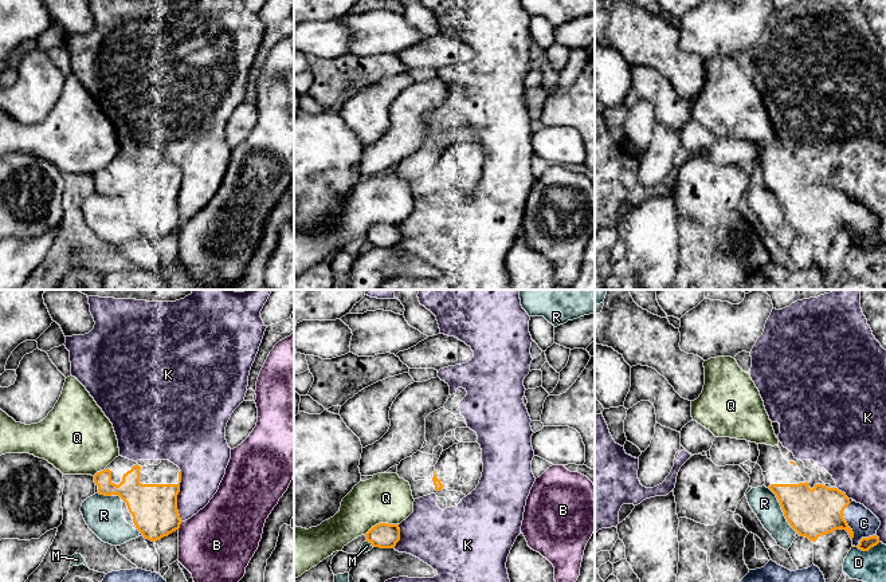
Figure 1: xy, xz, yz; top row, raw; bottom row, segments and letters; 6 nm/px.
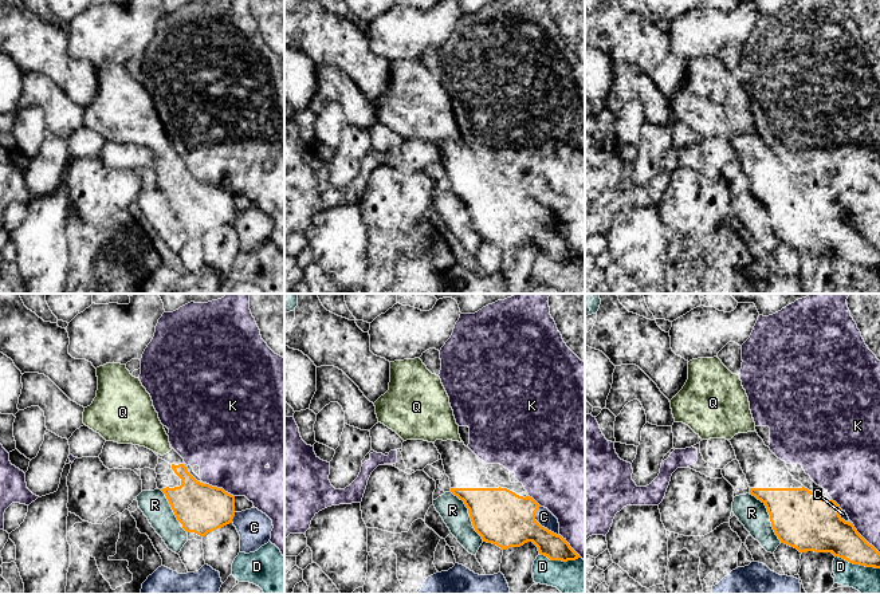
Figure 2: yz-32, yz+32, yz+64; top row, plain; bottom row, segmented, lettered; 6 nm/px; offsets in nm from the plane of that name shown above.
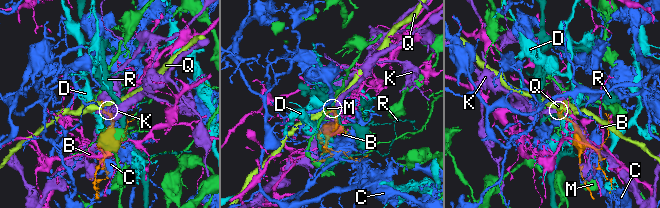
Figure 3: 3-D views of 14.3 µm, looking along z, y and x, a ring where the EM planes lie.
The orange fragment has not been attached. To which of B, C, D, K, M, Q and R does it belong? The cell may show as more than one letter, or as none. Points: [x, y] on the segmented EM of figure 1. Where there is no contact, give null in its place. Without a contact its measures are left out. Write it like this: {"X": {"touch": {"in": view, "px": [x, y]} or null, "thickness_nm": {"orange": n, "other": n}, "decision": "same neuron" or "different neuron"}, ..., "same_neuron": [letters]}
{"B": {"touch": {"in": "xy", "px": [179, 526]}, "thickness_nm": {"orange": 280, "other": 440}, "decision": "different neuron"}, "C": {"touch": {"in": "yz", "px": [846, 522]}, "thickness_nm": {"orange": 280, "other": 160}, "decision": "different neuron"}, "D": {"touch": {"in": "yz", "px": [867, 550]}, "thickness_nm": {"orange": 80, "other": 190}, "decision": "different neuron"}, "K": {"touch": {"in": "xy", "px": [177, 494]}, "thickness_nm": {"orange": 280, "other": 280}, "decision": "different neuron"}, "M": {"touch": {"in": "xz", "px": [371, 542]}, "thickness_nm": {"orange": 150, "other": 60}, "decision": "different neuron"}, "Q": {"touch": {"in": "xz", "px": [380, 523]}, "thickness_nm": {"orange": 150, "other": 300}, "decision": "different neuron"}, "R": {"touch": {"in": "yz", "px": [781, 508]}, "thickness_nm": {"orange": 280, "other": 160}, "decision": "different neuron"}, "same_neuron": []}

